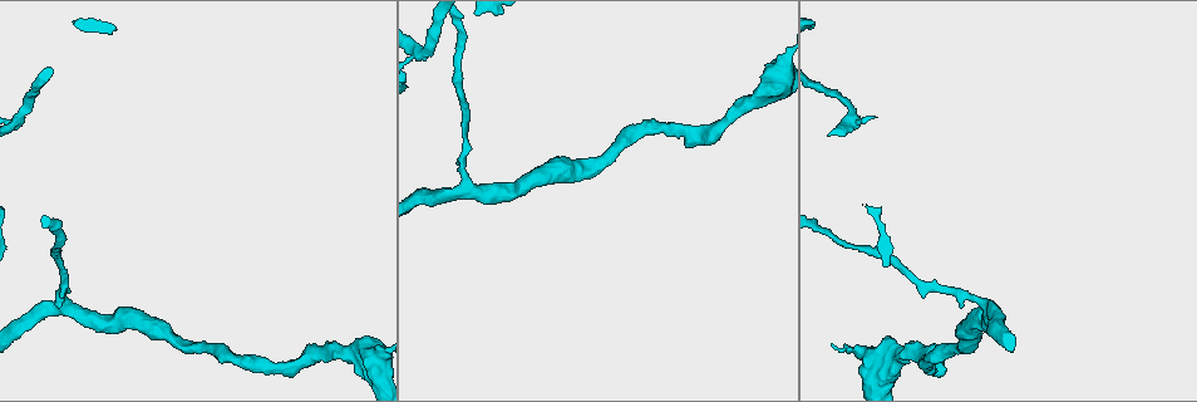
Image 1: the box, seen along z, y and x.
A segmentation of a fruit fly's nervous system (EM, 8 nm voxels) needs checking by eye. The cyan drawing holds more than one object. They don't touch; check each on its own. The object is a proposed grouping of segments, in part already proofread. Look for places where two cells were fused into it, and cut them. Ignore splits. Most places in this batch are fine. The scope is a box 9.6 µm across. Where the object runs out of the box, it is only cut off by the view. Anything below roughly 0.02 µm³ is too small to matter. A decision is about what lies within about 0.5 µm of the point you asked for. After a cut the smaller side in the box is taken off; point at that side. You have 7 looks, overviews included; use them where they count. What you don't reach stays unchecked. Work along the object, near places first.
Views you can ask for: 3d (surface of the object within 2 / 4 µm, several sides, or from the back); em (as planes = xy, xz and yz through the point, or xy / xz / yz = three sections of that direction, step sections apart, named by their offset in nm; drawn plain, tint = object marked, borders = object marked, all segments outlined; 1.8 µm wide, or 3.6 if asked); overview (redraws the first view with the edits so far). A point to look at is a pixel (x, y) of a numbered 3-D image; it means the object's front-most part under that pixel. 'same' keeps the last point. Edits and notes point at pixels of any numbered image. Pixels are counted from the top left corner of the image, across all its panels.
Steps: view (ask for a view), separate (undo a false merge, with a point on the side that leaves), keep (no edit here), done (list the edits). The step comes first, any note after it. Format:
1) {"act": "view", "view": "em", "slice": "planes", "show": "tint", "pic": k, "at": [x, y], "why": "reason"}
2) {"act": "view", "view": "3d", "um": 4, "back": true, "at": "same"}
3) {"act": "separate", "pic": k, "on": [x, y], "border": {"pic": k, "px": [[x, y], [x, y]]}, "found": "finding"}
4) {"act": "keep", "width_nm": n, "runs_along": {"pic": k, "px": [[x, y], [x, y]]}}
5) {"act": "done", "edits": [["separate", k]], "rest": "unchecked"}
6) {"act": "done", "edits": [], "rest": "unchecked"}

{"act": "view", "view": "em", "slice": "xz", "step": 4, "show": "tint", "pic": 1, "at": [890, 359], "why": "three arms meet"}

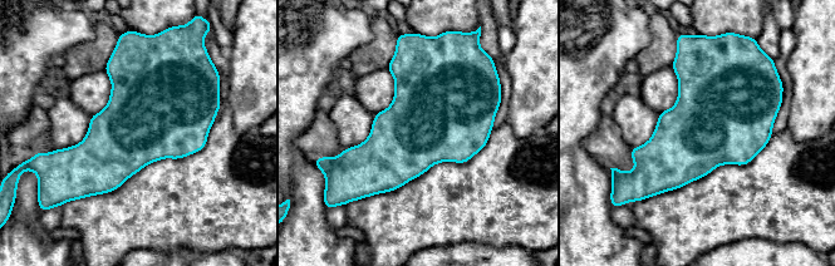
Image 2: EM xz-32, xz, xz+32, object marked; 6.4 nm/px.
{"act": "view", "view": "em", "slice": "planes", "show": "tint", "at": "same"}

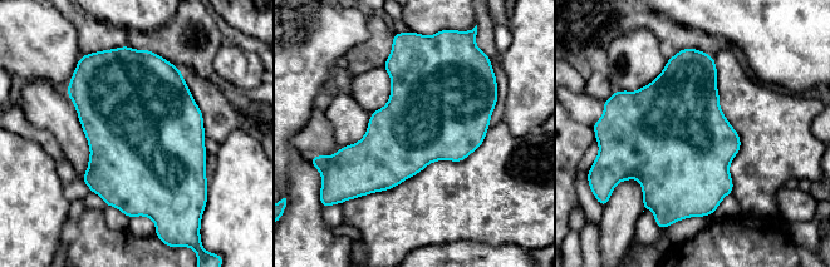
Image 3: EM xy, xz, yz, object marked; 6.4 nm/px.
{"act": "keep", "width_nm": 600, "found": "all the same cell"}

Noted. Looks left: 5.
{"act": "view", "view": "em", "slice": "planes", "show": "tint", "pic": 1, "at": [416, 50], "why": "sudden change in width"}

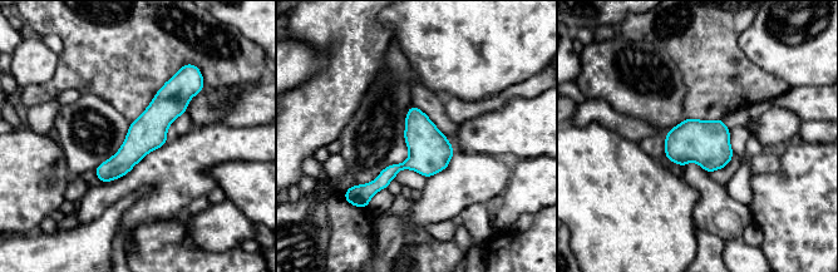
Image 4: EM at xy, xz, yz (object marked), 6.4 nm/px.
{"act": "keep", "width_nm": 240, "found": "one cell here"}

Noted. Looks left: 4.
{"act": "view", "view": "em", "slice": "planes", "show": "plain", "pic": 1, "at": [68, 305], "why": "three-way junction"}

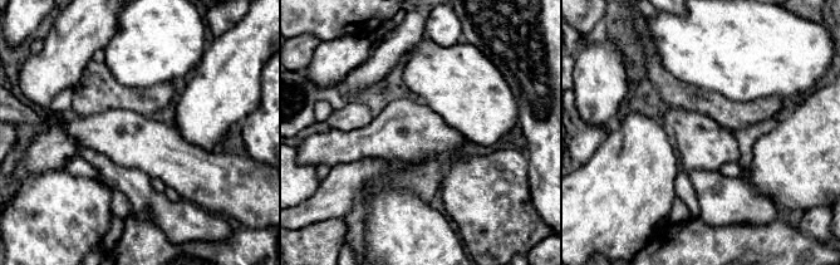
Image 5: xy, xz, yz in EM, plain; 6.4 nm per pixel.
{"act": "view", "view": "em", "slice": "planes", "show": "tint", "at": "same", "why": "where the object lies"}

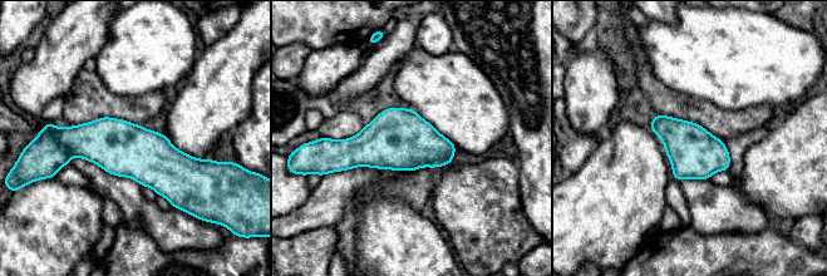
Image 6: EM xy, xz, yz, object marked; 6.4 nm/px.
{"act": "keep", "width_nm": 320, "runs_along": {"pic": 6, "px": [[55, 134], [202, 163]]}, "found": "continuous, no second cell"}

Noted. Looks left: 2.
{"act": "done", "edits": [], "rest": "unchecked"}

